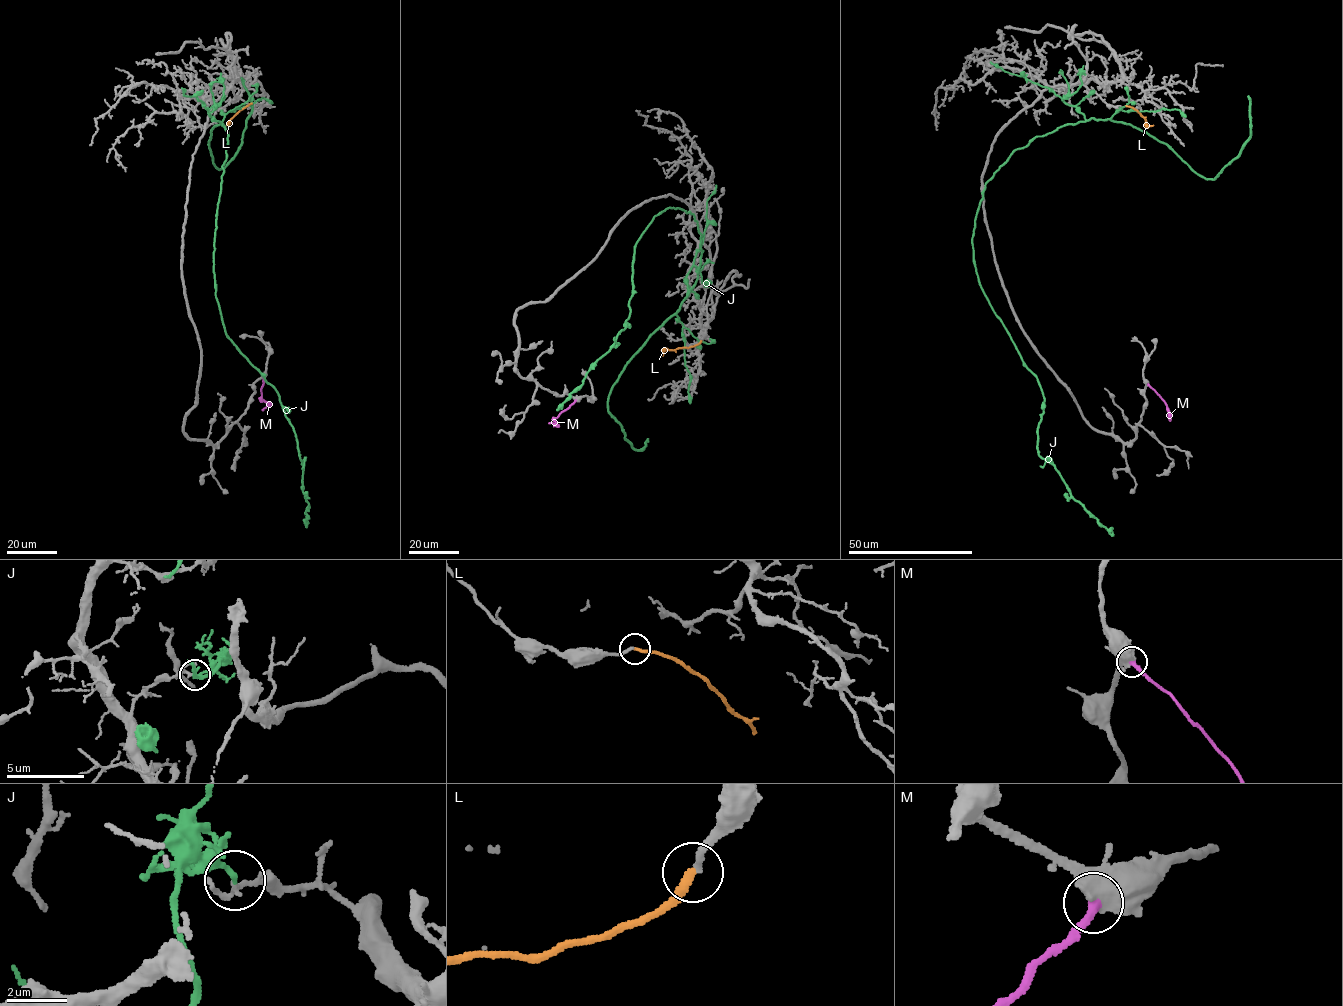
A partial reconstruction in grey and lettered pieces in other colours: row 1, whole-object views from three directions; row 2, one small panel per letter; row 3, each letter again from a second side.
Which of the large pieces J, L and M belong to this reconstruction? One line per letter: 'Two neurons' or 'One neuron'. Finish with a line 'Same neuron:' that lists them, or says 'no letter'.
J: Two neurons
L: One neuron
M: One neuron
Same neuron: L, M

